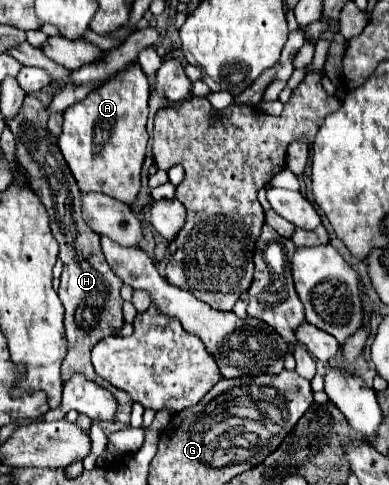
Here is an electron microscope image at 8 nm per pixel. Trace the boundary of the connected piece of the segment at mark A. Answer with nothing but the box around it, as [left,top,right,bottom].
[59,63,149,205]

